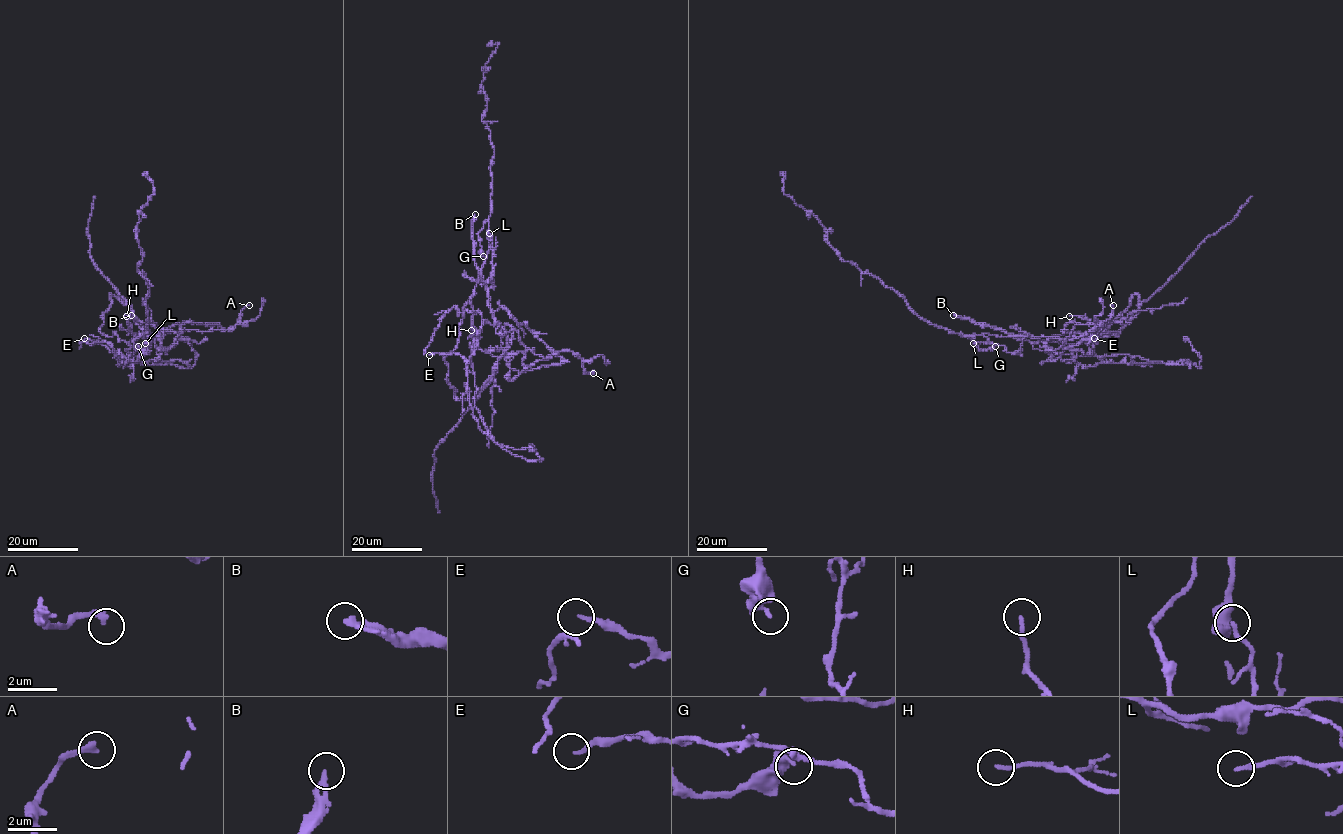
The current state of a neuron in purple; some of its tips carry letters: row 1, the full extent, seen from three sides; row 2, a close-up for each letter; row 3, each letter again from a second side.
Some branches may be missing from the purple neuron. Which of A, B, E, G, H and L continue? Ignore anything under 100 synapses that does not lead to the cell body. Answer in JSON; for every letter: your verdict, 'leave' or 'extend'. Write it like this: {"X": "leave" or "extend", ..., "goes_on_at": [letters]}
{"A": "leave", "B": "extend", "E": "leave", "G": "leave", "H": "leave", "L": "leave", "goes_on_at": ["B"]}

